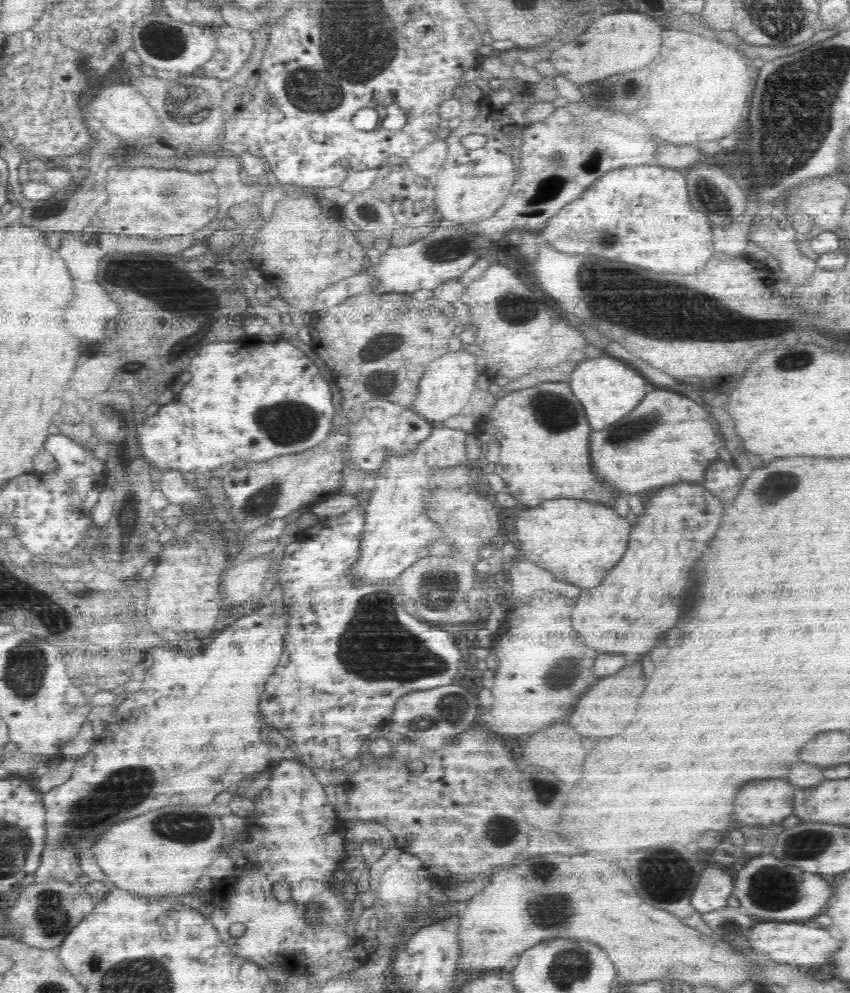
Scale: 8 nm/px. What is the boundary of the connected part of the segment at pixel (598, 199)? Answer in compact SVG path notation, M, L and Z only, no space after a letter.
M632 166L604 174L533 237L541 238L558 252L596 254L672 274L690 274L712 256L708 218L690 204L684 176L666 166Z

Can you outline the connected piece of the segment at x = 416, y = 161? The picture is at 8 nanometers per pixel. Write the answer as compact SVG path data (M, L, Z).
M441 134L432 139L428 146L424 146L418 154L412 154L404 162L408 164L418 176L433 179L435 174L442 168L448 154L448 147Z

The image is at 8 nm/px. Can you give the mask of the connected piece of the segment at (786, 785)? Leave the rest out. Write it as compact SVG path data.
M786 778L750 782L734 798L736 822L756 826L792 818L795 789Z

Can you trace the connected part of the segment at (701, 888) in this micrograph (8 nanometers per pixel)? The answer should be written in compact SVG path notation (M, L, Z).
M709 864L689 896L691 906L702 914L733 903L734 875L727 868Z

